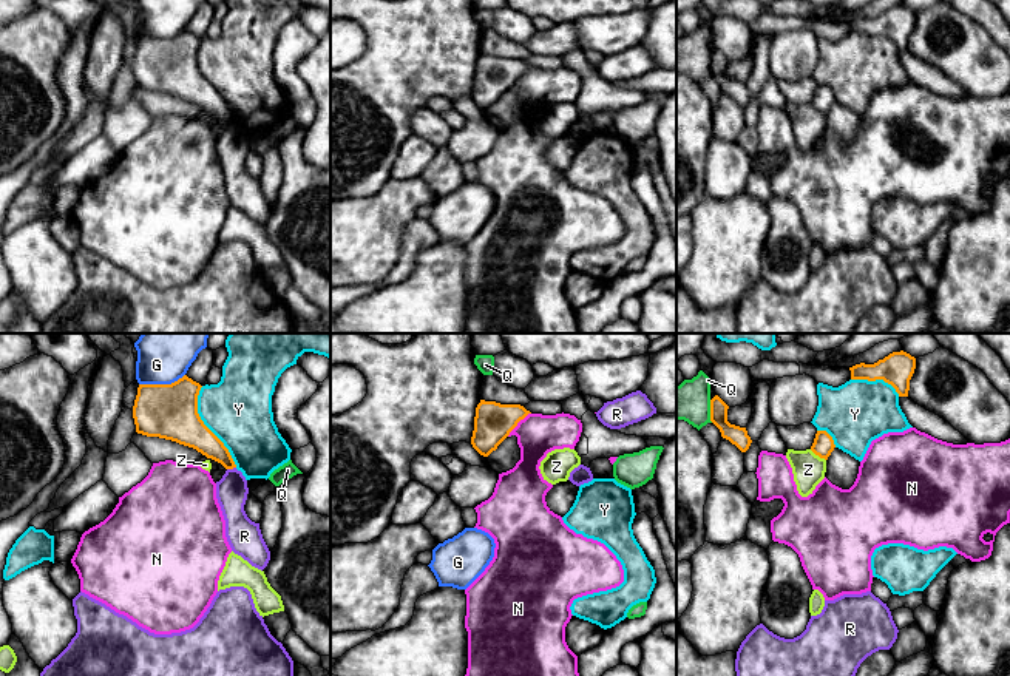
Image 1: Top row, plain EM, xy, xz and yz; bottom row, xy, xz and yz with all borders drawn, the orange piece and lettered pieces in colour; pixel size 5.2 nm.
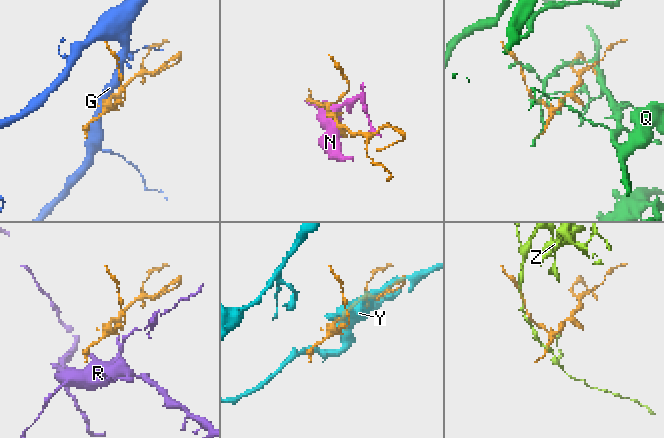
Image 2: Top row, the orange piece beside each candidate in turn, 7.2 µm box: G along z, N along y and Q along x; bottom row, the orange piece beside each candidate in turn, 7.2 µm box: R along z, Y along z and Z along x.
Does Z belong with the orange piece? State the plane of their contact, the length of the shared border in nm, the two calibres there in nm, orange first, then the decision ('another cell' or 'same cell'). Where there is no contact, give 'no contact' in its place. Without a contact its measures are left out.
yz | 110 nm | 110/170 nm | another cell

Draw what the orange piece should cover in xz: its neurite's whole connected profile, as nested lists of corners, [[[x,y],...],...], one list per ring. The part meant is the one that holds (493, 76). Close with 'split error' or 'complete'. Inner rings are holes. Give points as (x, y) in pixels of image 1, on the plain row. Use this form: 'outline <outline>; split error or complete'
outline [[[480,54],[474,71],[473,102],[488,111],[528,68],[531,66],[520,59]]]; complete

